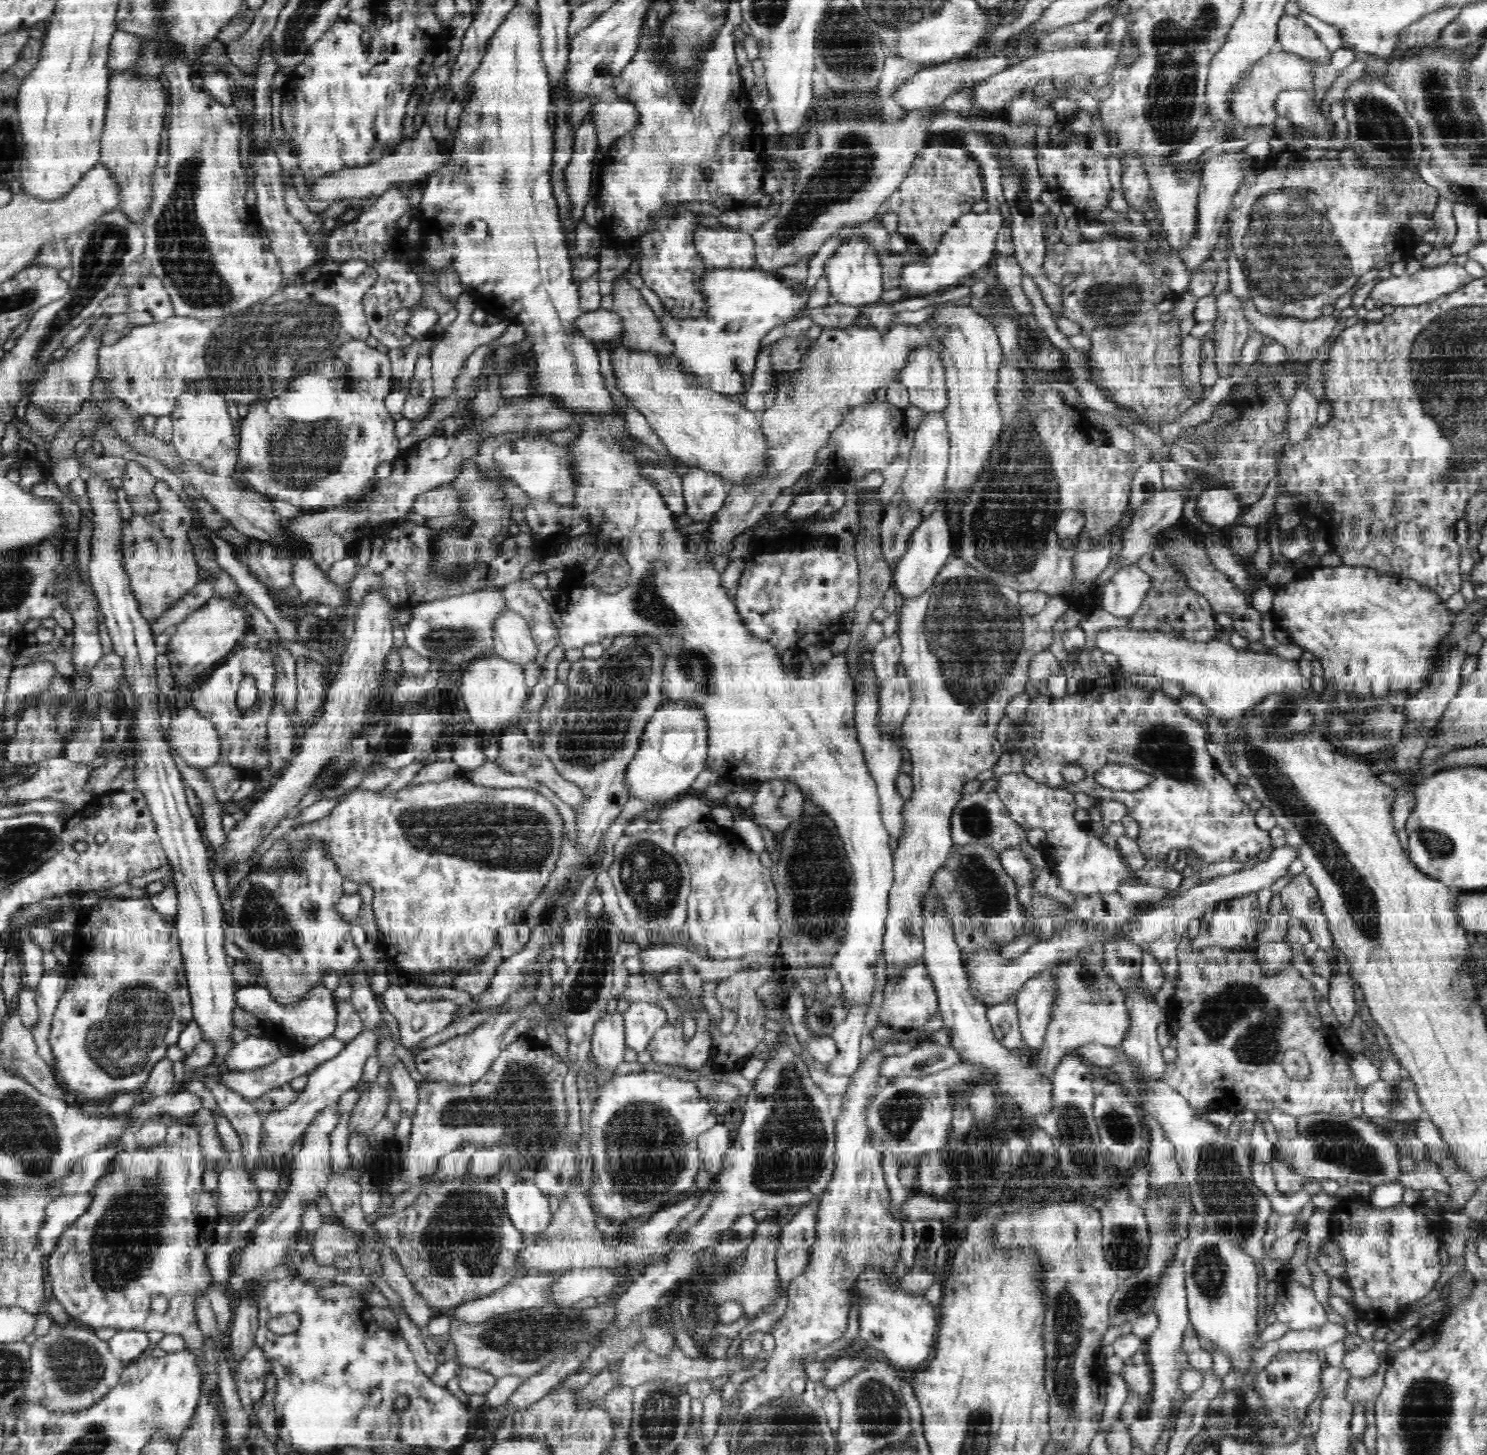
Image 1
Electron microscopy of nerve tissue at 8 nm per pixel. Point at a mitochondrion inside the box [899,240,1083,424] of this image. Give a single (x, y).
(1032, 342)

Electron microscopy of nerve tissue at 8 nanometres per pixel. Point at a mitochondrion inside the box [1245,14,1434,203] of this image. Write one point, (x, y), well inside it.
(1377, 121)

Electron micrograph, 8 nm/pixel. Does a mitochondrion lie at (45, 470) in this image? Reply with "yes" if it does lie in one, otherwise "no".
no

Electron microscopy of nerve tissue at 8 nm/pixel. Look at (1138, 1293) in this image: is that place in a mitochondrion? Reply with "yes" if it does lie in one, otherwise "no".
yes

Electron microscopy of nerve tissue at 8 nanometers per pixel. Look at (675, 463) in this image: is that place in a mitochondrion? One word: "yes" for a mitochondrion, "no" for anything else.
no

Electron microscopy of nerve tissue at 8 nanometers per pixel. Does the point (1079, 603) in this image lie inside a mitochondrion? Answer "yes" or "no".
no

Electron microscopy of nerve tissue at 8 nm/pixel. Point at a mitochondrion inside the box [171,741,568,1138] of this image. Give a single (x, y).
(513, 836)

